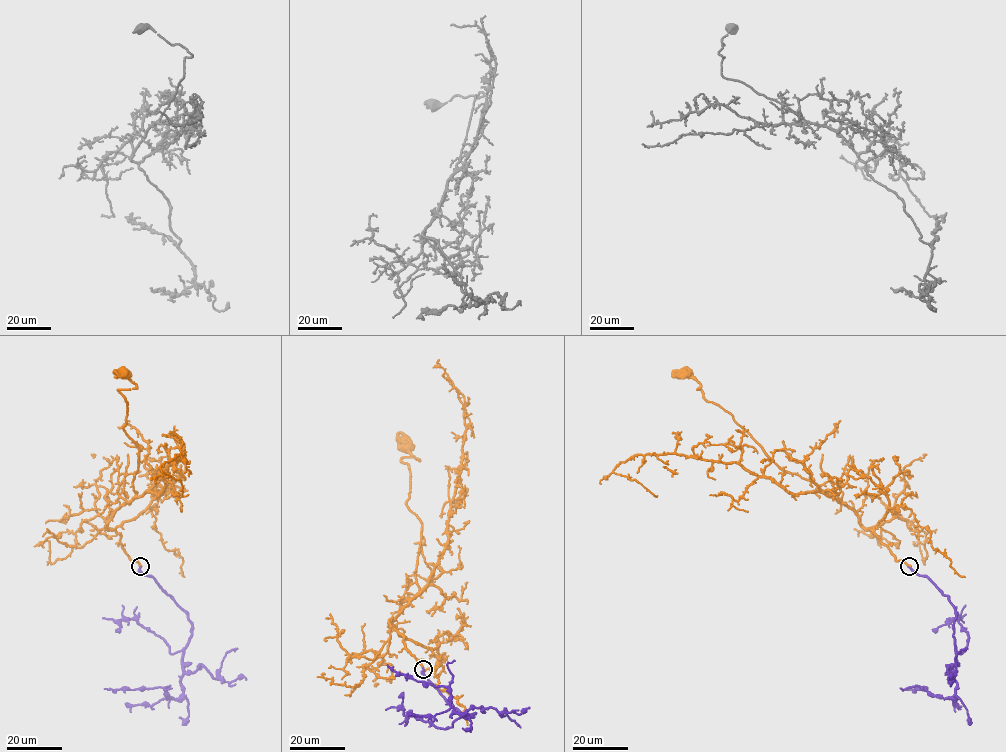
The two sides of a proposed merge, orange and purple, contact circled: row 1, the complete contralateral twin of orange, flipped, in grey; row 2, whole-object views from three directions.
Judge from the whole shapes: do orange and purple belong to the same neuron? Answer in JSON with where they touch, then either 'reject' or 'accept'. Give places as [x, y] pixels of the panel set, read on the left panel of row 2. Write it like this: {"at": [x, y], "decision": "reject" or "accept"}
{"at": [140, 566], "decision": "reject"}

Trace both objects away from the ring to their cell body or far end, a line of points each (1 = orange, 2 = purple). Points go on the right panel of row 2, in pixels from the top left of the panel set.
1: (909, 566), (895, 559), (832, 492), (783, 470), (730, 413), (707, 400), (697, 389), (700, 384), (684, 373)
2: (909, 566), (954, 608), (956, 658), (951, 675), (957, 689), (953, 698), (933, 696), (926, 687), (904, 689)

